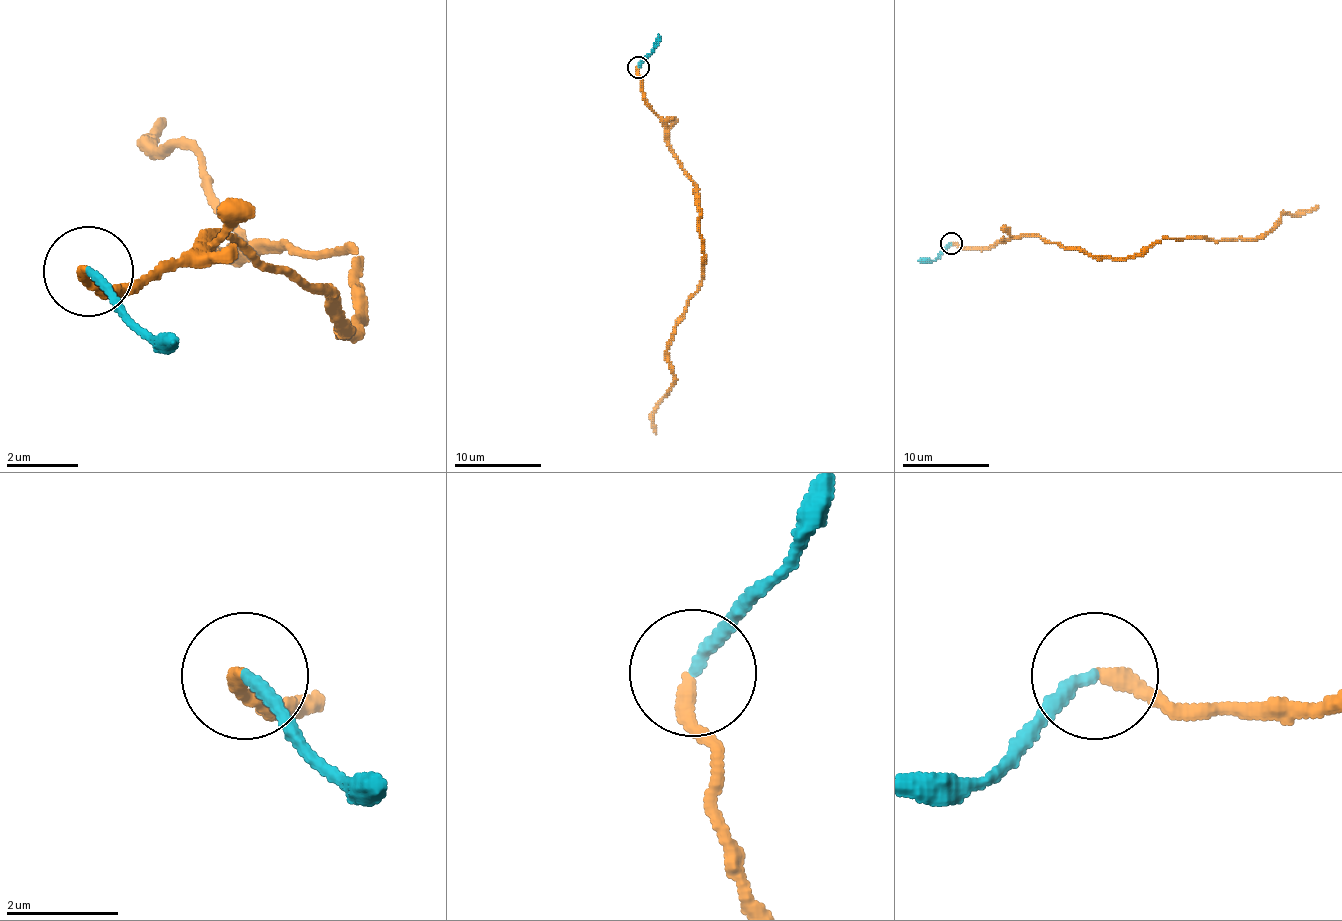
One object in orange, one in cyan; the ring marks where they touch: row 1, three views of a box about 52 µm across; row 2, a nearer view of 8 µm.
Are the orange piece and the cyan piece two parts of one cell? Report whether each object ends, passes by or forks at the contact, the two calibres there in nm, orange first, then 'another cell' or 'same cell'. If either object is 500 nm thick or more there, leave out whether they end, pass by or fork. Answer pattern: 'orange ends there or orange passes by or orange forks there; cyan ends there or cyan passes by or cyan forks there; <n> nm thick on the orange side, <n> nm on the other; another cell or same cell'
orange ends there; cyan ends there; 280 nm thick on the orange side, 240 nm on the other; same cell

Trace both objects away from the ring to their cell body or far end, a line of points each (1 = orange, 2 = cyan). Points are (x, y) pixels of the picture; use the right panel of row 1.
1: (951, 243), (1040, 236), (1104, 258), (1141, 256), (1163, 238), (1263, 236), (1283, 214), (1318, 206)
2: (951, 243), (933, 260), (918, 260)

